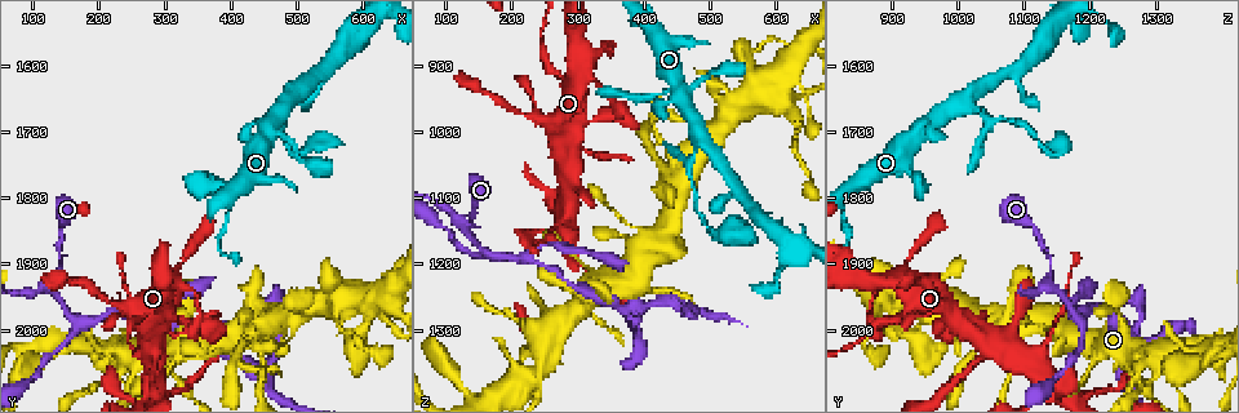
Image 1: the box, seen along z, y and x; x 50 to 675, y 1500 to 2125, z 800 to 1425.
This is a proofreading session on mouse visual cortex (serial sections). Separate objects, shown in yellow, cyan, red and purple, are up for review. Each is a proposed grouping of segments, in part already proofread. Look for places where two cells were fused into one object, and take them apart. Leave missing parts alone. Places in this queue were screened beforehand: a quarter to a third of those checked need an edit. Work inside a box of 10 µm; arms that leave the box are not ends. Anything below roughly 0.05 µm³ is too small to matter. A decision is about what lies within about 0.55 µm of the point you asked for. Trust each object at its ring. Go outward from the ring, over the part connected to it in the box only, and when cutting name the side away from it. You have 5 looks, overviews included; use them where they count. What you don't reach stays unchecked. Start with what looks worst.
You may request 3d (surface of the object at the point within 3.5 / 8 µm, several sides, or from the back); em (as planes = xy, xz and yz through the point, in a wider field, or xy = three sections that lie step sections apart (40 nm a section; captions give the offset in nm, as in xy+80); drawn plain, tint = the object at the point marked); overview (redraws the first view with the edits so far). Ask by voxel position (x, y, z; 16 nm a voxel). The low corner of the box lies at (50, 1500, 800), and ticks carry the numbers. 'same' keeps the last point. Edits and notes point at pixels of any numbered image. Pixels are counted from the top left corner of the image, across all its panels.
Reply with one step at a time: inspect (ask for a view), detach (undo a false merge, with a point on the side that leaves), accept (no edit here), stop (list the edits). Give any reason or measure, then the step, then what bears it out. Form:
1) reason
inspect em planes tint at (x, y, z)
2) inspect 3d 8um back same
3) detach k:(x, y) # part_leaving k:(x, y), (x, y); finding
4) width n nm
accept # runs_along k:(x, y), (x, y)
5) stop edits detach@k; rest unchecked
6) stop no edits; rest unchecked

a narrow waist
inspect 3d 3.5um at (125, 1930, 1145)

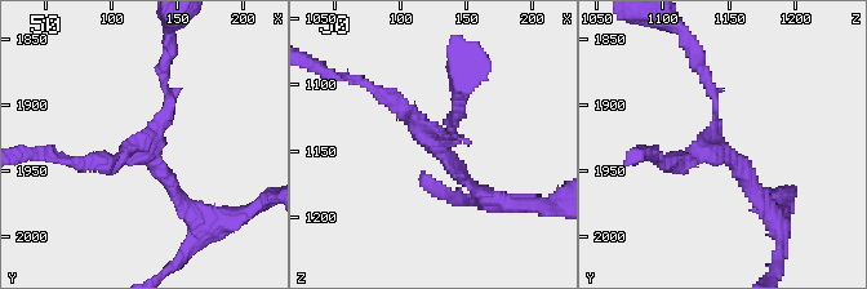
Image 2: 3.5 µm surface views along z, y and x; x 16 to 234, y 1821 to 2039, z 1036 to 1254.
need the tissue
inspect em planes tint at (128, 1932, 1140)

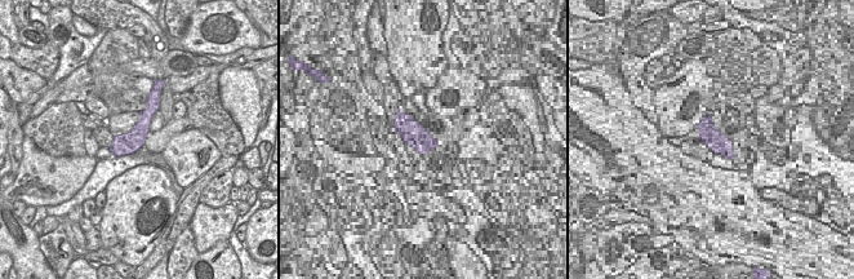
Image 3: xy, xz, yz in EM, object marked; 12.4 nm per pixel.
width 280 nm
accept # runs_along 2:(703, 70), (717, 145), (767, 208); all the same cell

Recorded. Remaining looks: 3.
branch point
inspect 3d 8um at (225, 1970, 1190)

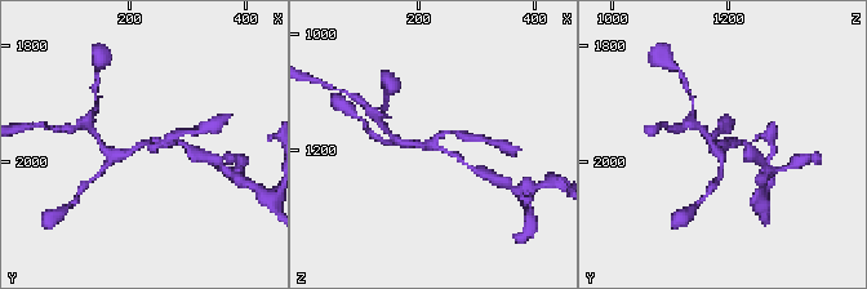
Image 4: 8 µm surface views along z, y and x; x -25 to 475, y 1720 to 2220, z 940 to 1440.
arms 3; arm_widths 100, 200, 250 nm; now the EM
inspect em xy step 1 tint same

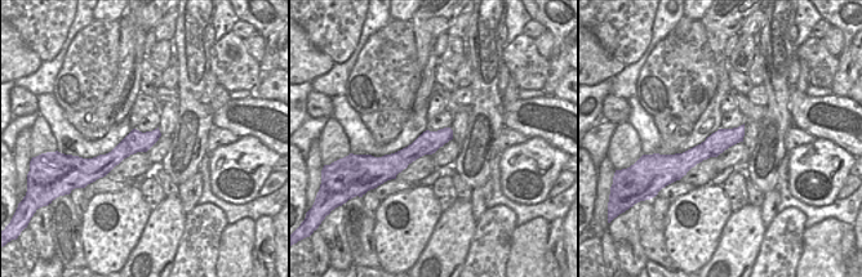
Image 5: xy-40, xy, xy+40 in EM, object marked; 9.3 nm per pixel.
accept # runs_along 5:(741, 129), (685, 161), (671, 164); one cell here

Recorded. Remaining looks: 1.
stop no edits; rest unchecked

